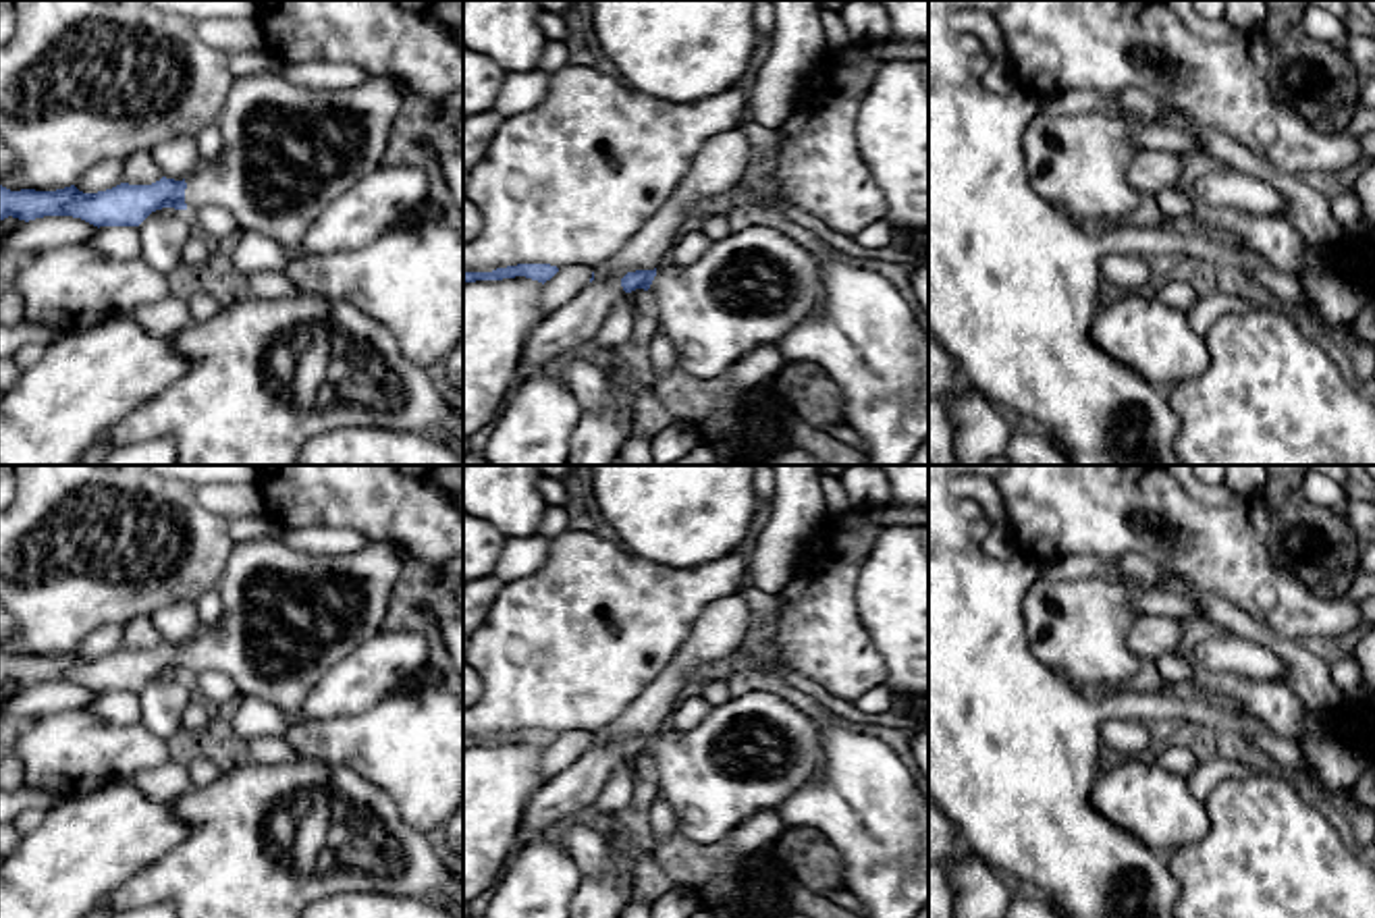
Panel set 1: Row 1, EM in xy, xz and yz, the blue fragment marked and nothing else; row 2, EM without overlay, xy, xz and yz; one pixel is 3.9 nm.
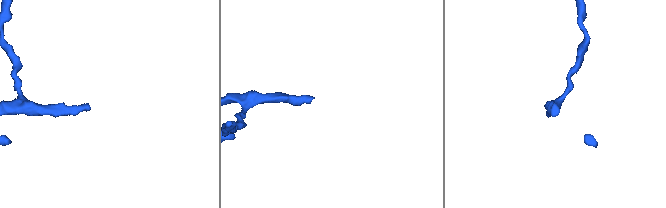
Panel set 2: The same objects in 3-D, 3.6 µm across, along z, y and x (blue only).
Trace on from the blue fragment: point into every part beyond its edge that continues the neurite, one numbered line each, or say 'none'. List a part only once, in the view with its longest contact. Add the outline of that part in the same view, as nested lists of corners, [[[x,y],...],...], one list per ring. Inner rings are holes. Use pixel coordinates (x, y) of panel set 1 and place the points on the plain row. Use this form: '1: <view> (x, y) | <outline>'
1: xy (287, 617) | [[[278,536],[235,542],[218,582],[220,619],[185,648],[187,675],[226,673],[241,696],[274,704],[295,725],[309,690],[359,644],[382,631],[388,600],[409,552],[372,542],[359,552],[324,557],[291,548]]]

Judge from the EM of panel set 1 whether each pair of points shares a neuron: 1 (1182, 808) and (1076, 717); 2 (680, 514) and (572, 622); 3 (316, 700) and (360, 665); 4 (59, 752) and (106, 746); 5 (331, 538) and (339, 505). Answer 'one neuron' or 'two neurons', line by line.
1: two neurons
2: two neurons
3: one neuron
4: one neuron
5: two neurons

